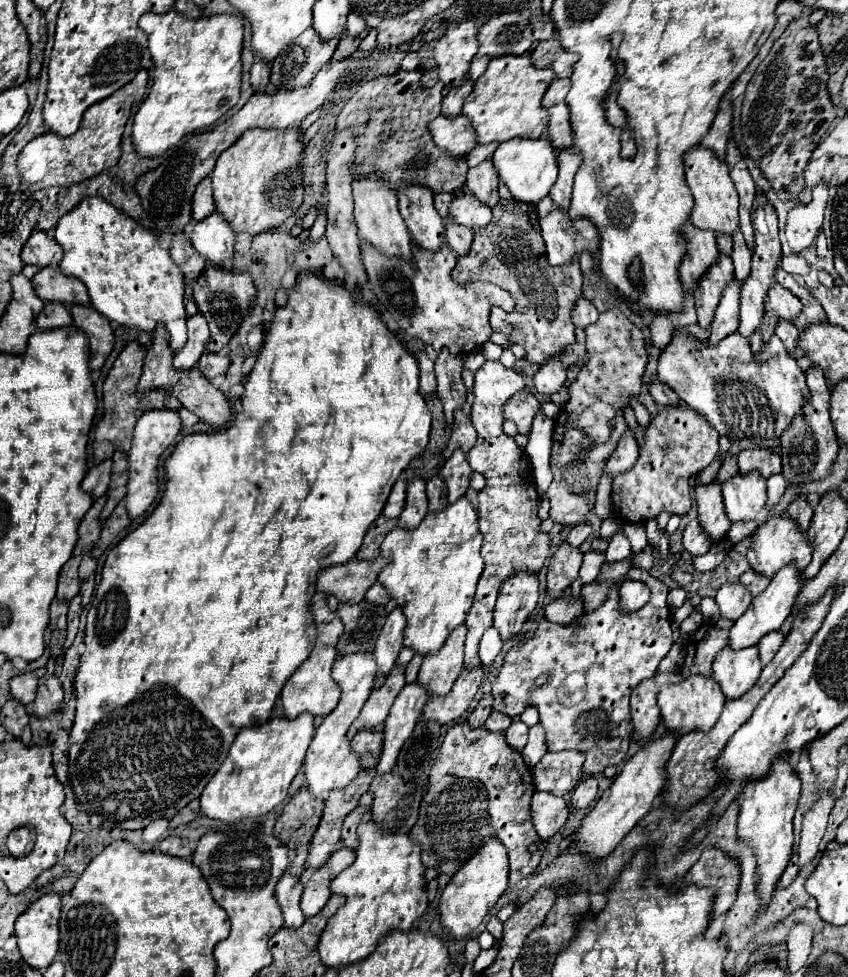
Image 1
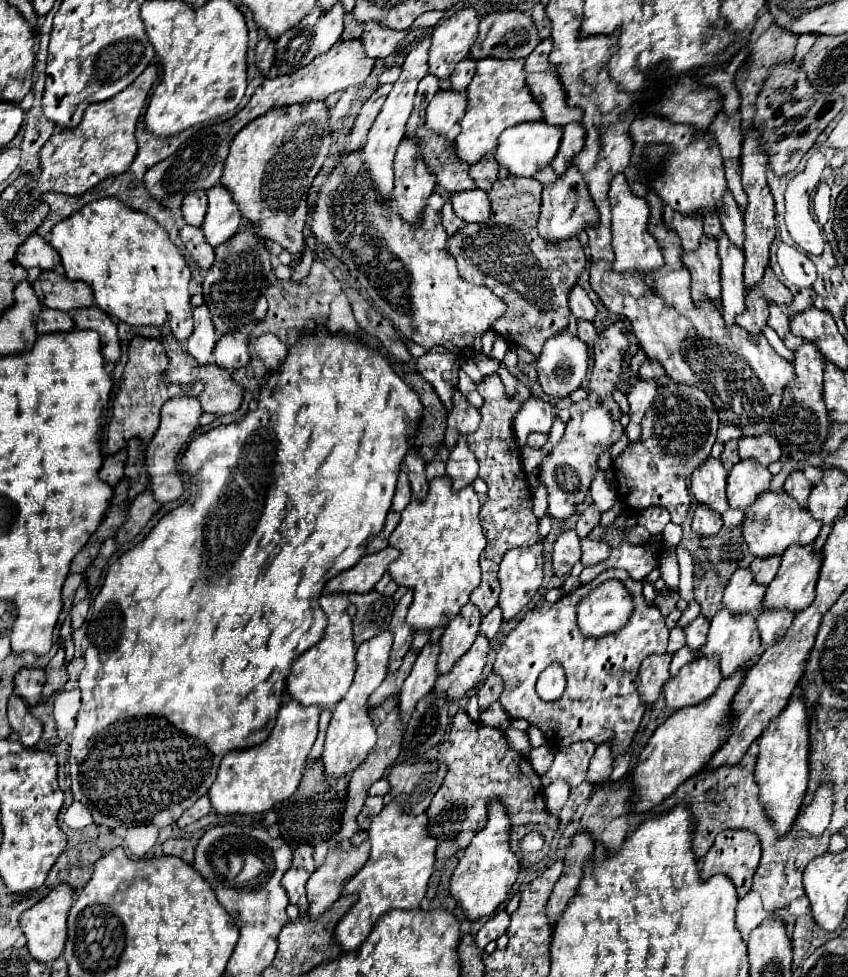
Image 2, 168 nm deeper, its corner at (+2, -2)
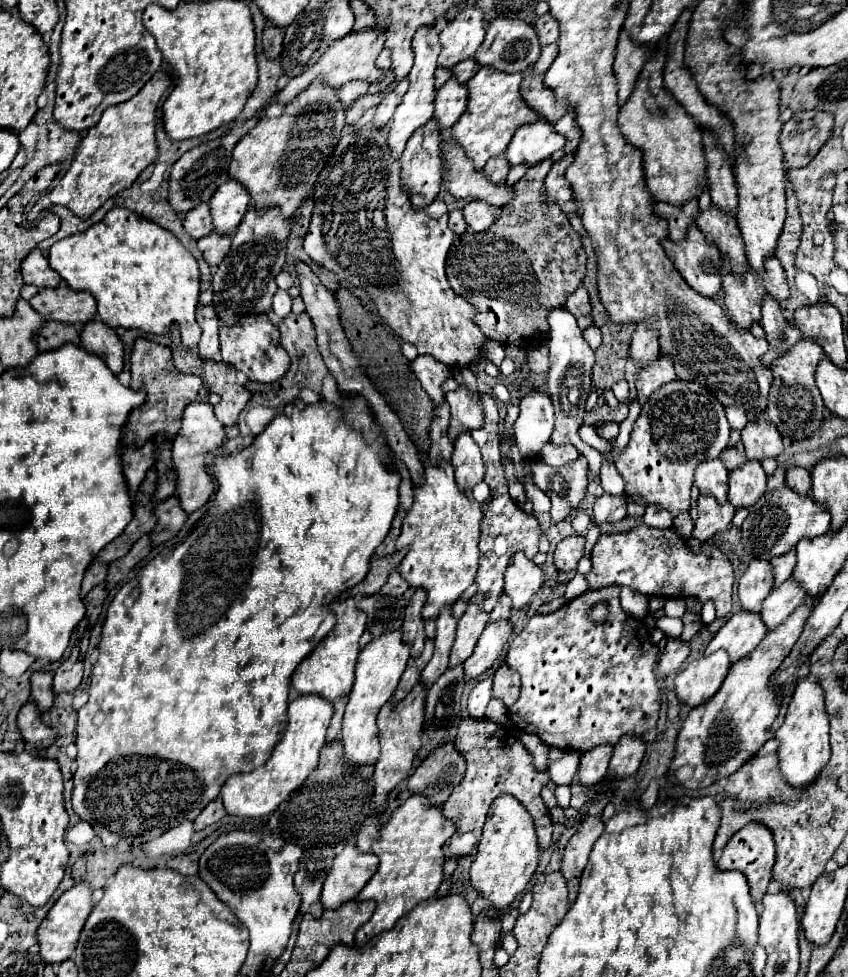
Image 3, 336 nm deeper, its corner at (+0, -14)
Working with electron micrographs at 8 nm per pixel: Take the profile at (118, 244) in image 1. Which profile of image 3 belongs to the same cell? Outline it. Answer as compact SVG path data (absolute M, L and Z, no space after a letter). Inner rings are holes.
M114 207L88 231L56 241L48 261L72 289L90 291L96 297L98 315L106 325L168 335L170 325L179 323L182 344L188 349L198 345L202 335L194 317L200 293L198 263L170 231L154 221Z

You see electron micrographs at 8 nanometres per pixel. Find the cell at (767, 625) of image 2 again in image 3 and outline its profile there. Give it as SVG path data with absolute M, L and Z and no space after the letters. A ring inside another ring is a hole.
M792 577L786 579L782 585L774 587L768 599L764 599L762 603L760 615L764 625L768 629L776 629L780 623L784 623L784 619L788 619L788 615L800 605L800 601L804 601L804 597L804 587Z

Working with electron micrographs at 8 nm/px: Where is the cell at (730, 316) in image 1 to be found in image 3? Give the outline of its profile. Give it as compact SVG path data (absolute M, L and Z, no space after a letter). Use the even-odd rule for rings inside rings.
M712 205L708 211L696 215L696 225L704 231L704 235L718 245L720 251L724 251L732 263L734 275L744 273L746 253L744 253L744 241L740 235L740 229L736 225L736 217L730 213L720 211L716 205Z

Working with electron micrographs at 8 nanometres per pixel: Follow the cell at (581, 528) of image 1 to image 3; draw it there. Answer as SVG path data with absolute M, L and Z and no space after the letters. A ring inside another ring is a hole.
M602 495L596 499L594 505L594 523L602 525L602 523L616 523L620 519L626 517L626 495Z

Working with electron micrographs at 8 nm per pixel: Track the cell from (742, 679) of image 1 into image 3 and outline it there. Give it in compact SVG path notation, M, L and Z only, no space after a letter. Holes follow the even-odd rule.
M736 611L724 627L714 635L714 639L706 647L706 655L724 649L730 655L730 661L742 659L744 655L752 653L758 643L764 639L768 633L766 625L760 619L760 613L752 611Z

